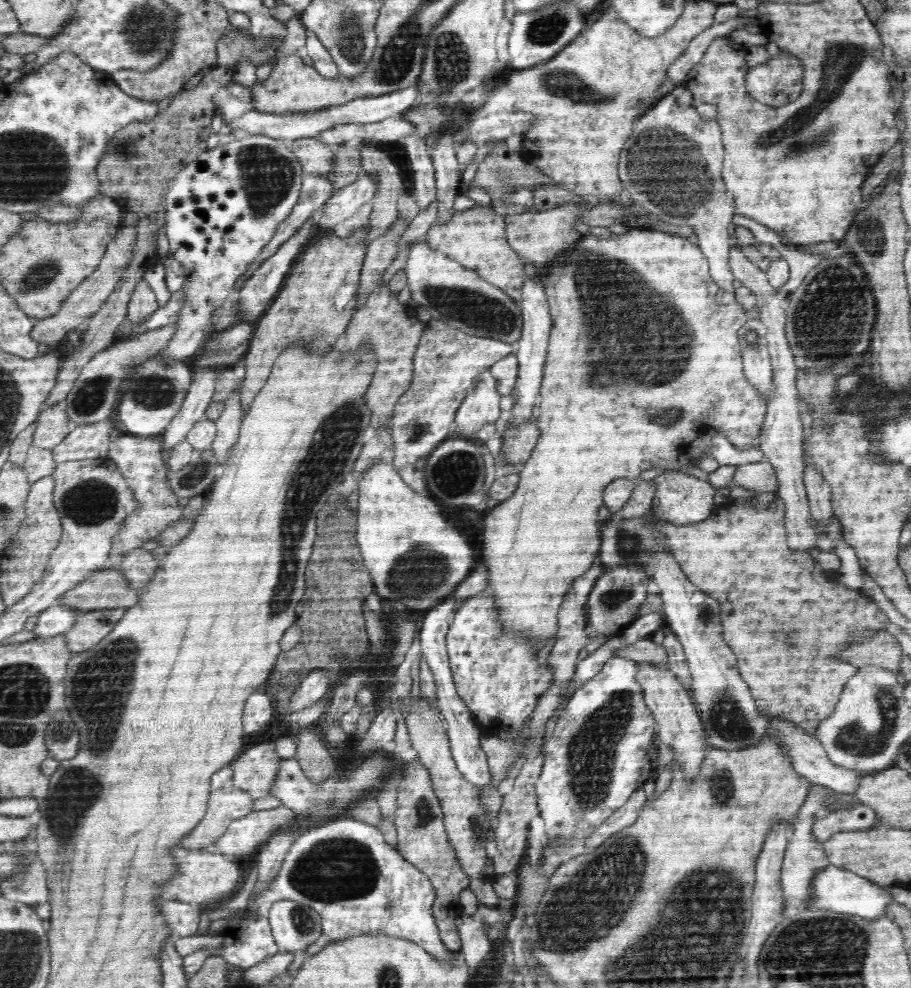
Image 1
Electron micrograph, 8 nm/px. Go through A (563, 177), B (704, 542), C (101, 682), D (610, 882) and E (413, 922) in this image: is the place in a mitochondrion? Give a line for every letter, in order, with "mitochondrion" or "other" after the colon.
A: other
B: other
C: mitochondrion
D: mitochondrion
E: other

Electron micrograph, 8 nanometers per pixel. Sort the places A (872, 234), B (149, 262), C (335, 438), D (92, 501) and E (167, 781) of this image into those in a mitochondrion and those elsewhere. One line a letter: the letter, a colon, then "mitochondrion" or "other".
A: mitochondrion
B: other
C: mitochondrion
D: mitochondrion
E: other

